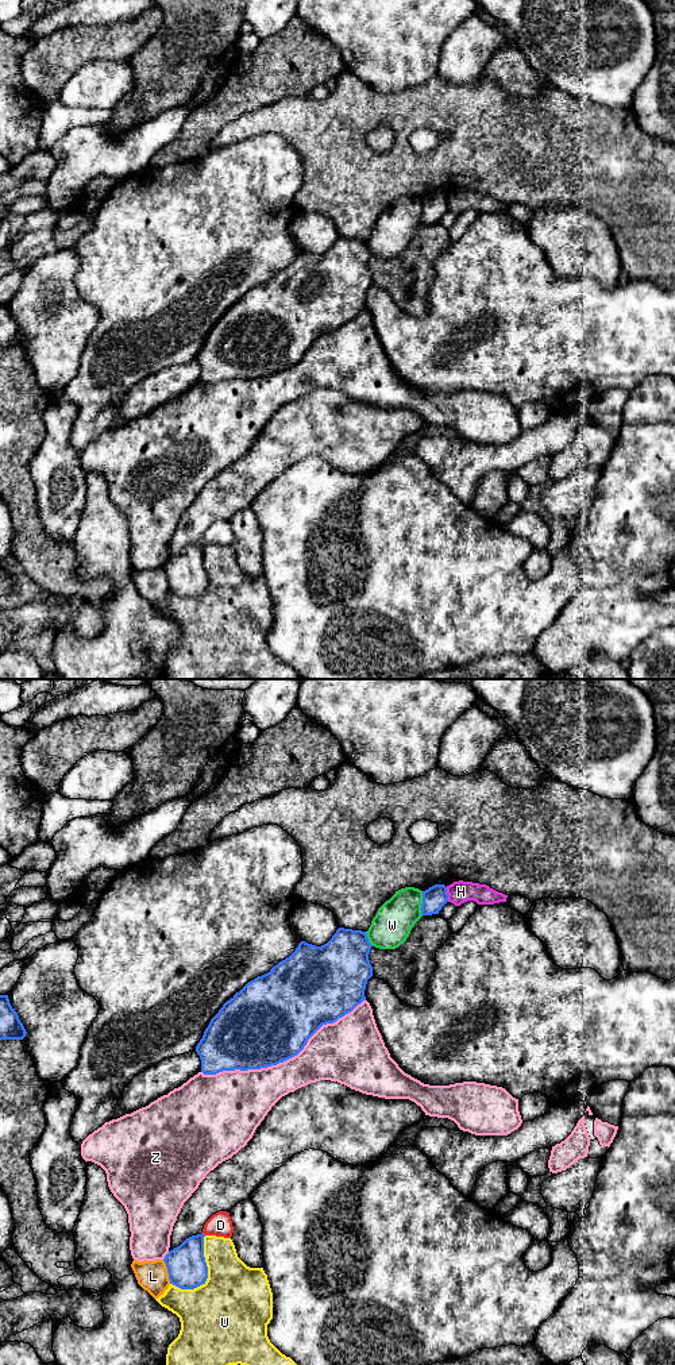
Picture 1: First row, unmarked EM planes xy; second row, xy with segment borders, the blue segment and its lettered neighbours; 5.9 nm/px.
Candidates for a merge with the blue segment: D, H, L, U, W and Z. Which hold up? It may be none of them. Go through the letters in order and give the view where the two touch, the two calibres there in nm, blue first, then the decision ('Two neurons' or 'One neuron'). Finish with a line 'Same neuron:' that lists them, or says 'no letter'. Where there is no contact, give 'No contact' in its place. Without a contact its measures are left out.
D: Touches blue in xy. Thickness 240 nm (blue) against 140 nm. Two neurons
H: Touches blue in xy. Thickness 140 nm (blue) against 130 nm. Two neurons
L: Touches blue in xy. Thickness 240 nm (blue) against 180 nm. Two neurons
U: Touches blue in xy. Thickness 240 nm (blue) against 460 nm. Two neurons
W: Touches blue in xy. Thickness 140 nm (blue) against 240 nm. Two neurons
Z: Touches blue in xy. Thickness 500 nm (blue) against 280 nm. One neuron
Same neuron: Z

